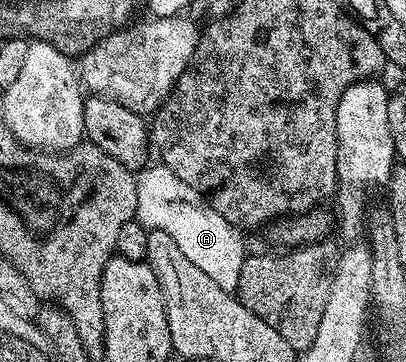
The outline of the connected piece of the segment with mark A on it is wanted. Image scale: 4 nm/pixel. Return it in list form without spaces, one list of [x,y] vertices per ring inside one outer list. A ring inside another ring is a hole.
[[[149,166],[137,176],[137,203],[136,219],[145,227],[155,232],[171,234],[175,246],[183,250],[186,258],[199,266],[203,274],[215,278],[218,286],[223,290],[236,293],[239,286],[239,270],[243,270],[243,262],[247,255],[245,240],[242,229],[236,228],[223,214],[219,214],[207,201],[205,197],[183,178],[179,178],[173,171],[164,166]]]

